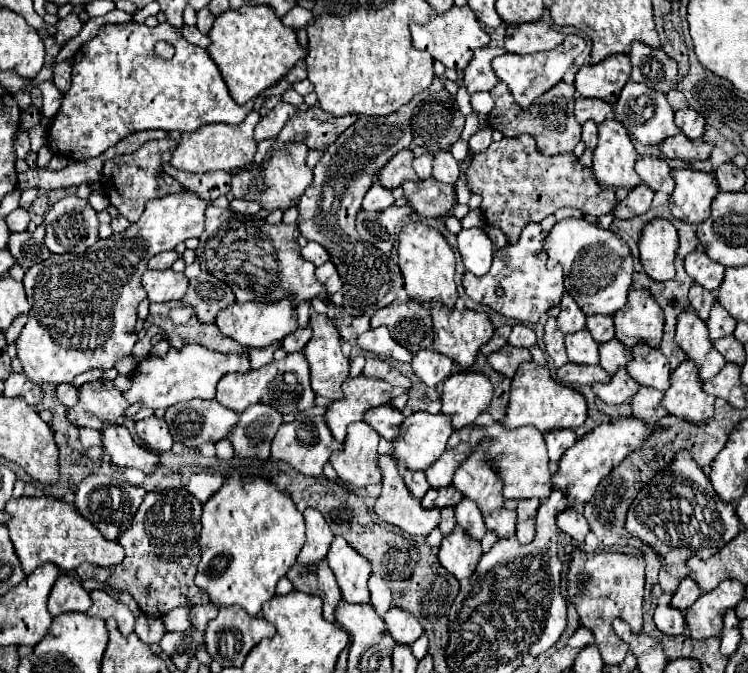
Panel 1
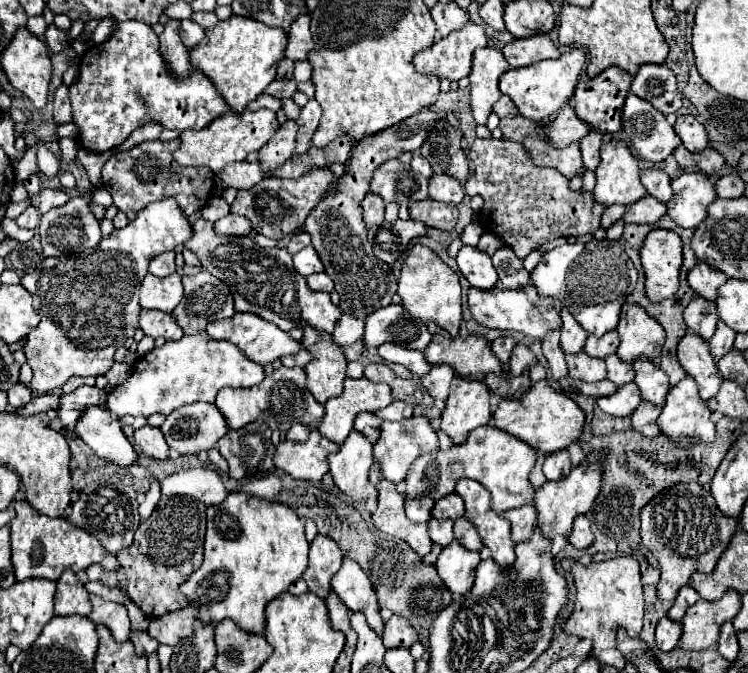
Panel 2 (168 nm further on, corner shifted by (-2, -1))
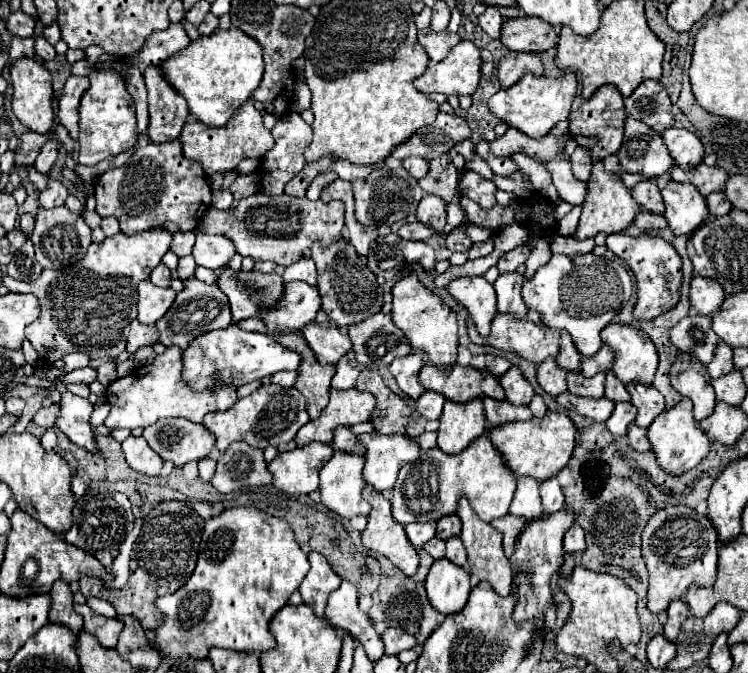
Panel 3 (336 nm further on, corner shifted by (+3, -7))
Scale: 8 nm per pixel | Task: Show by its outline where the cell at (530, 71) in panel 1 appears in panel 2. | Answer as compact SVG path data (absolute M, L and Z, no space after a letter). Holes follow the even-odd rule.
M575 48L557 60L541 60L525 68L509 70L499 80L499 90L515 102L521 116L533 122L549 122L563 108L563 104L573 98L573 90L577 86L577 78L581 74L583 64L585 64L585 52L581 48Z

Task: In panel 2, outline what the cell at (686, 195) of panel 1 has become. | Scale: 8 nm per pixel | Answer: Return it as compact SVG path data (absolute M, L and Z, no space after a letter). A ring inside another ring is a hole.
M683 172L679 174L673 182L671 182L671 188L673 188L673 198L667 202L667 214L675 220L677 226L681 228L697 228L705 218L707 218L707 208L709 204L717 198L715 194L715 184L701 172Z

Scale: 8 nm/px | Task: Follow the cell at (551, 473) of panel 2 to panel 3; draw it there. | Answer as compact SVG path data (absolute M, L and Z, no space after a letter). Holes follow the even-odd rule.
M552 476L540 484L540 496L542 496L542 506L544 506L546 514L552 514L564 506L564 492L562 492L562 486L558 484L556 476Z

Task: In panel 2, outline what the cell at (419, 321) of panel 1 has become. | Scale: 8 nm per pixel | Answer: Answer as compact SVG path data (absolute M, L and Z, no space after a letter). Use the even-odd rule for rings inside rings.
M389 304L365 318L363 334L365 350L377 350L385 342L411 350L425 350L431 342L431 334L427 326L407 314L401 304Z

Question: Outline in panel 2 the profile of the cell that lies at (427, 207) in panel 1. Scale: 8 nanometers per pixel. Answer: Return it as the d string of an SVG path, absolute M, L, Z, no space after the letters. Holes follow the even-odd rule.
M423 200L423 202L411 202L409 214L413 220L423 222L425 226L439 228L439 230L453 230L457 224L455 210L449 204L435 202L435 200Z

